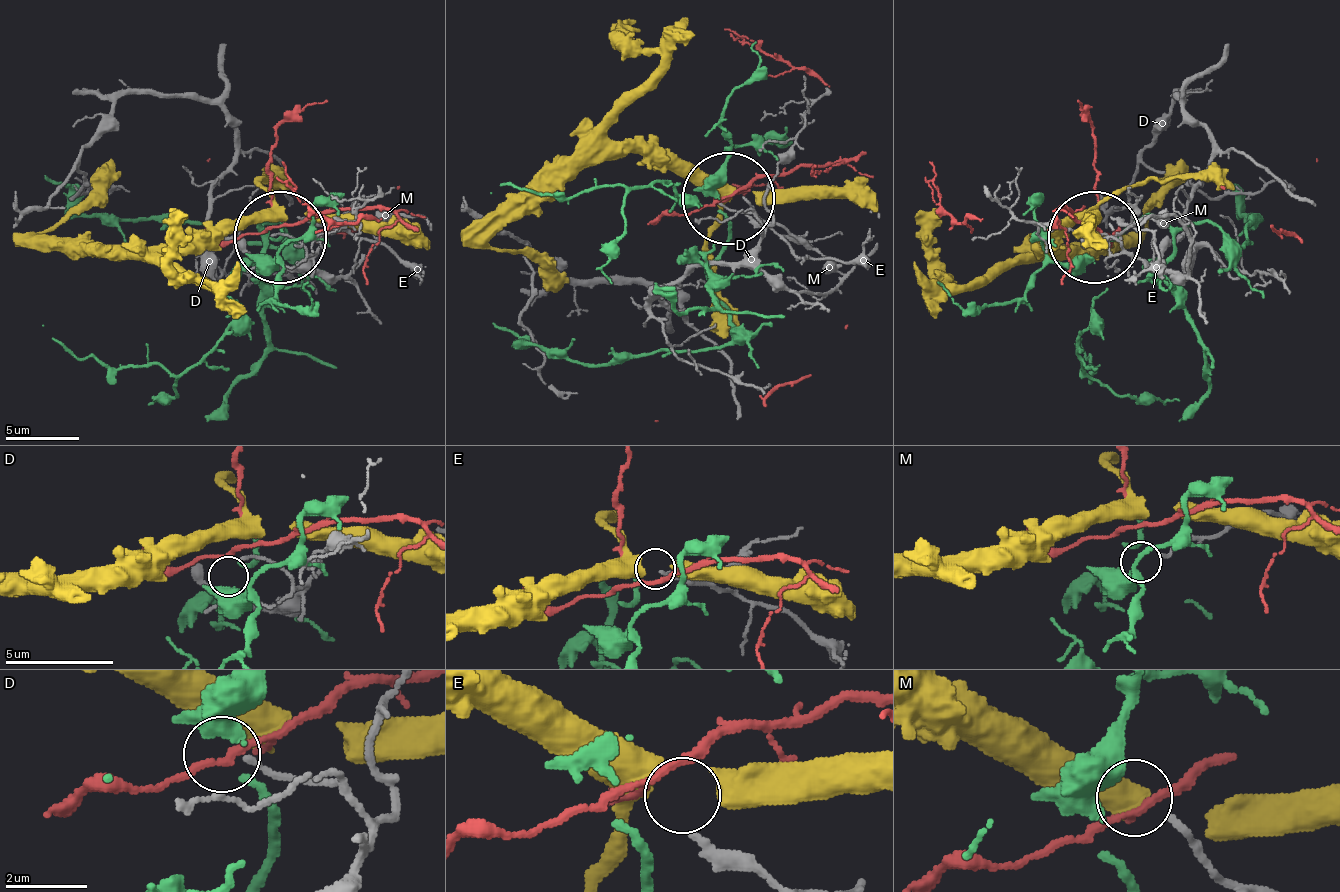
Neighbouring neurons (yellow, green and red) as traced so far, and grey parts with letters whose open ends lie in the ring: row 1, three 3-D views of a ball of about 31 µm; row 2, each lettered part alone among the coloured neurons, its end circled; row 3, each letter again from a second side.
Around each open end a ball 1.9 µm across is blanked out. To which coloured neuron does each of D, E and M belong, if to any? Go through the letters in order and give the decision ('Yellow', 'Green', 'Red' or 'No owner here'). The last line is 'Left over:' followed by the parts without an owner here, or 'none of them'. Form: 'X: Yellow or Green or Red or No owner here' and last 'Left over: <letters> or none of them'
D: No owner here
E: No owner here
M: Green
Left over: D, E

